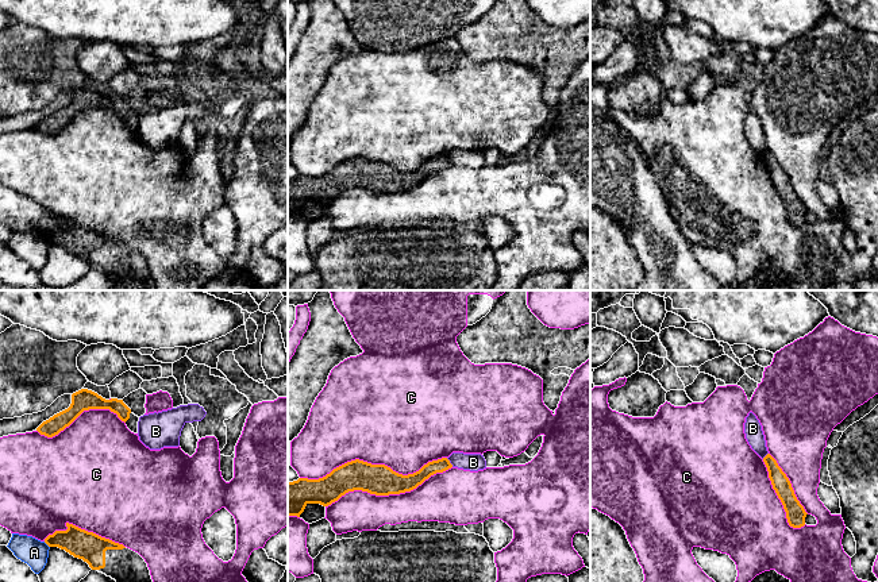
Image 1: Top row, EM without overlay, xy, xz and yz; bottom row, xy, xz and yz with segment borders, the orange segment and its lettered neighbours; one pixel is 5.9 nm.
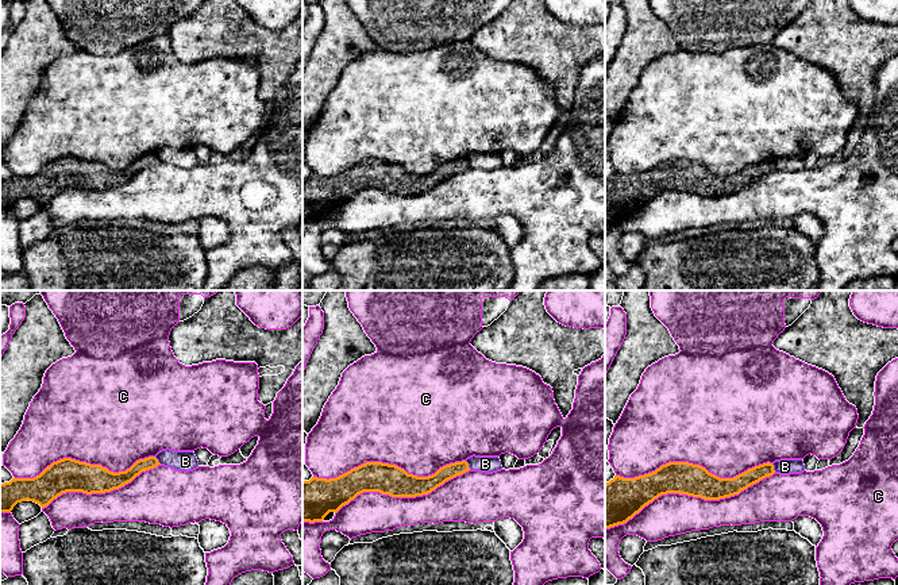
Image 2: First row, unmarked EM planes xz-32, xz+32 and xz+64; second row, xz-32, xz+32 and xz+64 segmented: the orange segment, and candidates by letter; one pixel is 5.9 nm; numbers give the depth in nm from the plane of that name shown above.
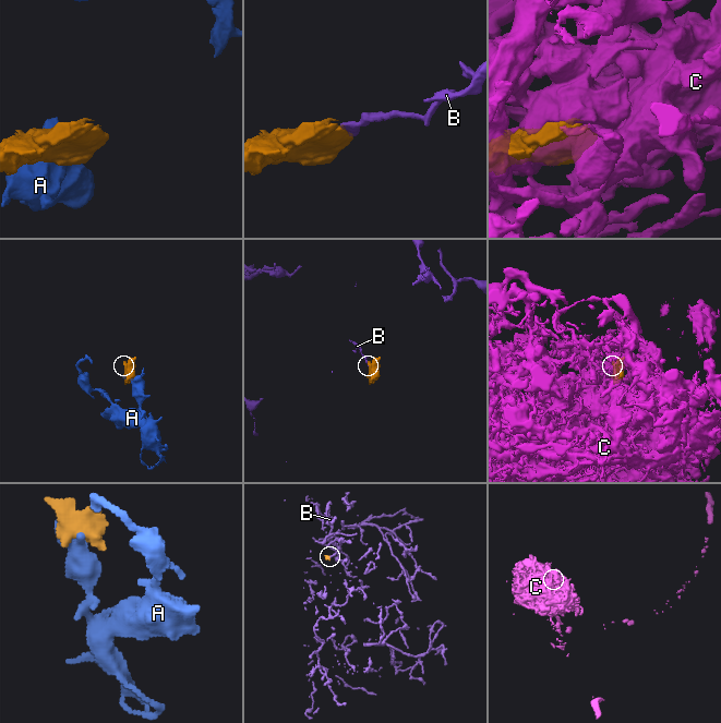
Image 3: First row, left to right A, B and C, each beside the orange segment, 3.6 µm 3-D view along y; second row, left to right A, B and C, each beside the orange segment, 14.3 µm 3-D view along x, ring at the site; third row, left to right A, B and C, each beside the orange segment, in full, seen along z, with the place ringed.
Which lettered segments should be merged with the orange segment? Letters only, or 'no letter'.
no letter

